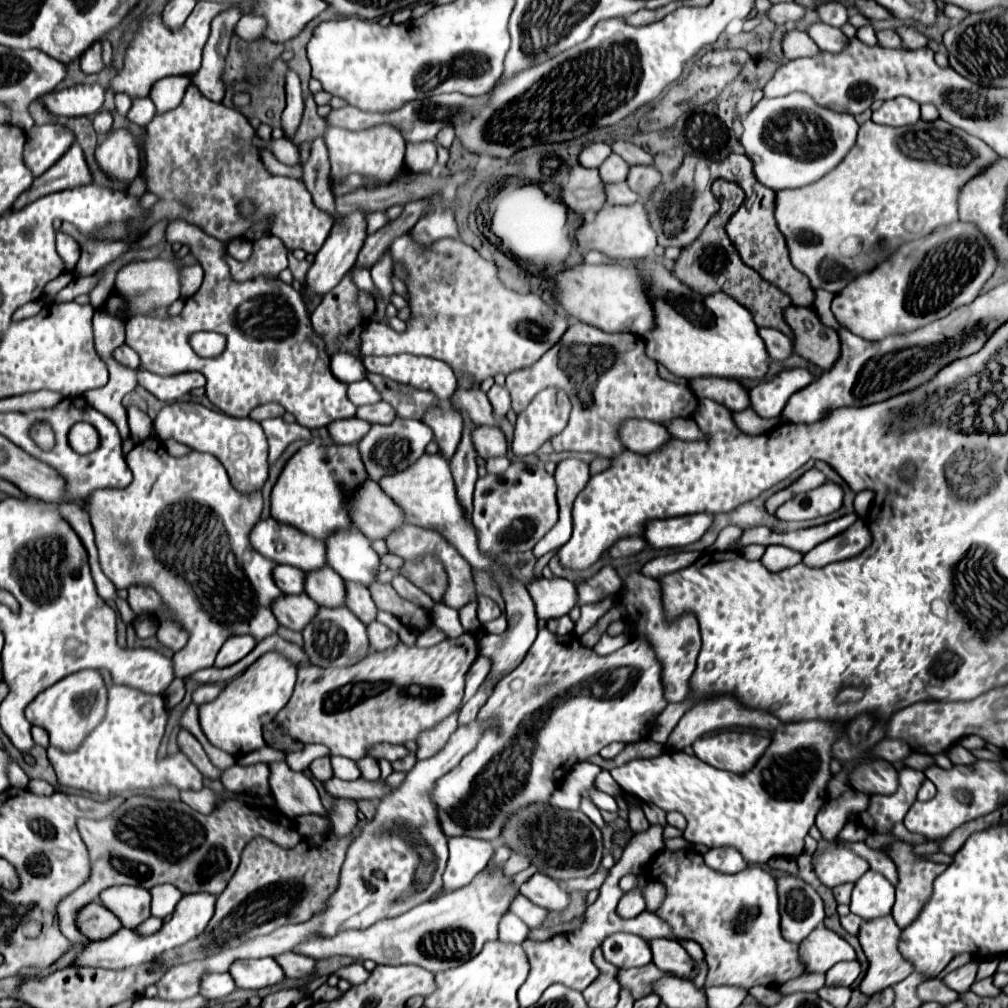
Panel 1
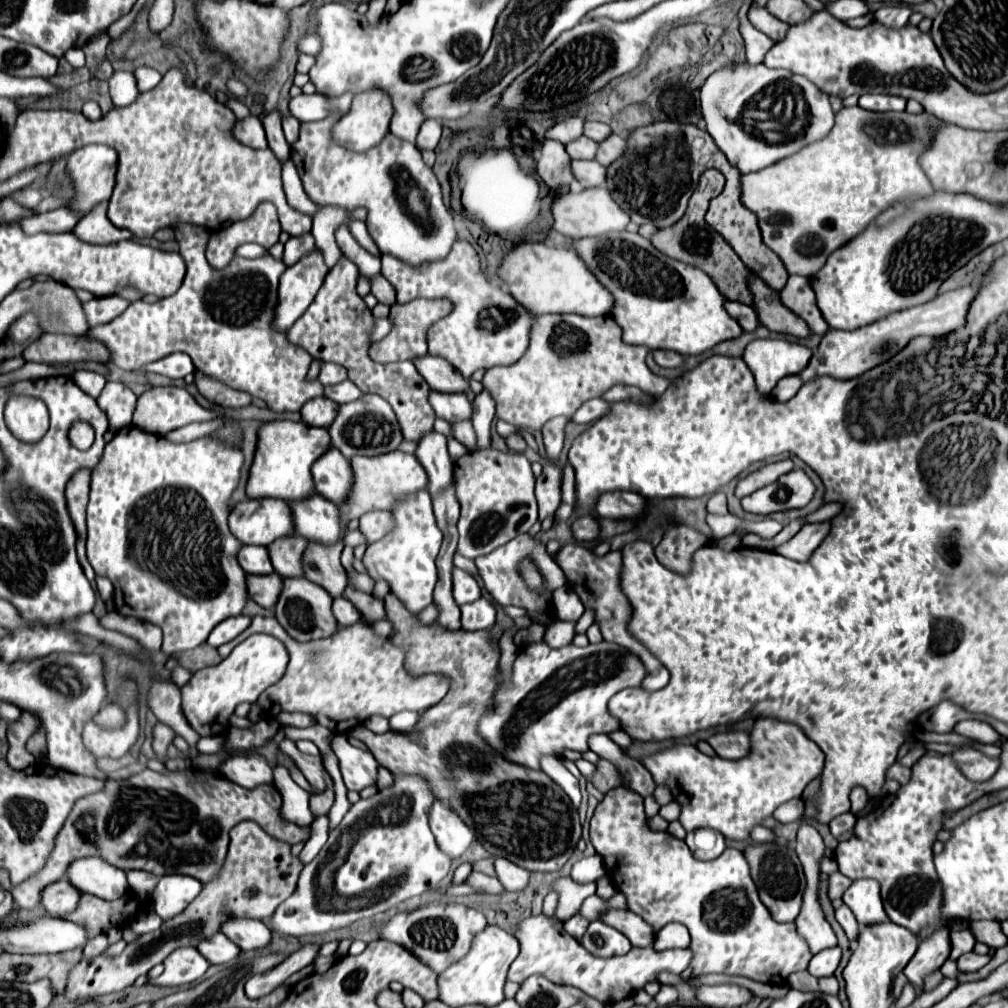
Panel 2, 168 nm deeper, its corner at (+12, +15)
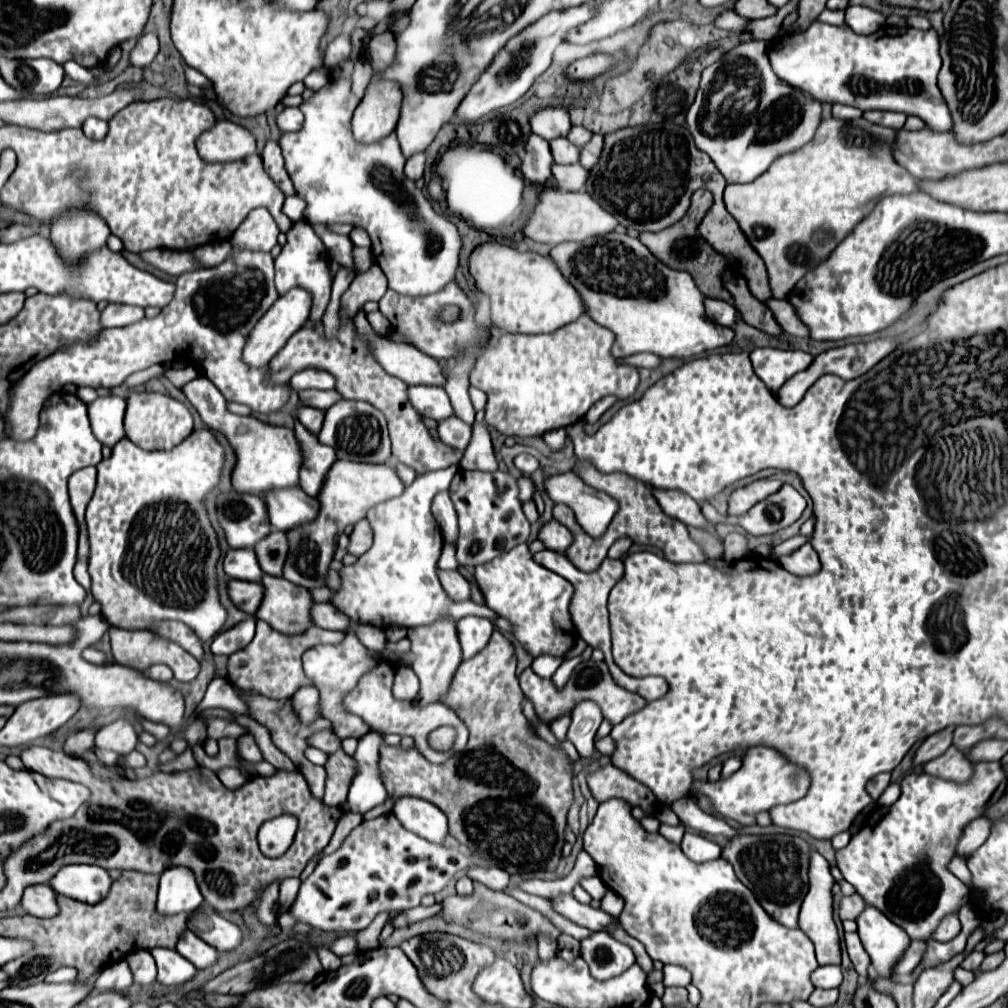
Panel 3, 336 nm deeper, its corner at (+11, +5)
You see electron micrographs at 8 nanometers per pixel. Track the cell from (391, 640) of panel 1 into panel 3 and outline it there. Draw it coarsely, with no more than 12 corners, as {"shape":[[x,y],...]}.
{"shape":[[331,603],[313,605],[313,623],[321,629],[347,631],[351,621]]}

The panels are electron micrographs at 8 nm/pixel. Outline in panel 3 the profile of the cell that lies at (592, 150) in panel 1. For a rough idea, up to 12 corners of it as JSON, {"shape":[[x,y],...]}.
{"shape":[[559,107],[531,117],[533,133],[547,141],[567,137],[569,113]]}

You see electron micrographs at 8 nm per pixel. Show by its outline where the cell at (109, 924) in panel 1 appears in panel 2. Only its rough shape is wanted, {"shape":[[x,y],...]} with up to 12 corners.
{"shape":[[58,879],[42,889],[42,907],[50,915],[76,909],[80,891]]}

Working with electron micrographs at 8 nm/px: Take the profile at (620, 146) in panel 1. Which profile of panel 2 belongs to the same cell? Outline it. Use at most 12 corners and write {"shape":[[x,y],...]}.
{"shape":[[598,121],[584,123],[584,135],[602,141],[610,127]]}

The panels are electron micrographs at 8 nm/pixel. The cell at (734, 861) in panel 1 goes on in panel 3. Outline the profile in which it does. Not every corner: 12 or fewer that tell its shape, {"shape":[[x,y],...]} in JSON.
{"shape":[[693,831],[681,849],[695,863],[721,857],[721,847]]}

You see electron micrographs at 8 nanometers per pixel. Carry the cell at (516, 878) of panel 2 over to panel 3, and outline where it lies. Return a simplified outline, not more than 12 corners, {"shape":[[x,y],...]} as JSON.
{"shape":[[475,867],[467,875],[495,891],[509,887],[509,873],[499,867]]}

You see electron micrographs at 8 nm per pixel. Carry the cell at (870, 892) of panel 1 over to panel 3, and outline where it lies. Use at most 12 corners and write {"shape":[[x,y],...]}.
{"shape":[[877,907],[855,919],[871,965],[889,977],[909,935]]}

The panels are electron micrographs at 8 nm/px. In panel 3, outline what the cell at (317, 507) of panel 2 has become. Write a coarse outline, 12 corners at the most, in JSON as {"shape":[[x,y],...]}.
{"shape":[[299,487],[269,491],[273,527],[285,533],[313,523],[319,501]]}

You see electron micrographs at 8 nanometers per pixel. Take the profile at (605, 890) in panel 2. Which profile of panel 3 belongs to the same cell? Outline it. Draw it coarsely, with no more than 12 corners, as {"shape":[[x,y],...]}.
{"shape":[[599,877],[583,879],[581,885],[593,899],[603,899],[607,887]]}

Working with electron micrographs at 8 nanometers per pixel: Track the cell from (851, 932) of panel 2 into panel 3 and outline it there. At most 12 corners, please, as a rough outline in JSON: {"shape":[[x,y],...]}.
{"shape":[[845,933],[849,957],[861,983],[867,977],[869,955],[857,933]]}

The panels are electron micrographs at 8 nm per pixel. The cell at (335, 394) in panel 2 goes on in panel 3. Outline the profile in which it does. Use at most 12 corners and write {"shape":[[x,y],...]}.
{"shape":[[301,391],[307,407],[327,411],[343,397],[337,391]]}

